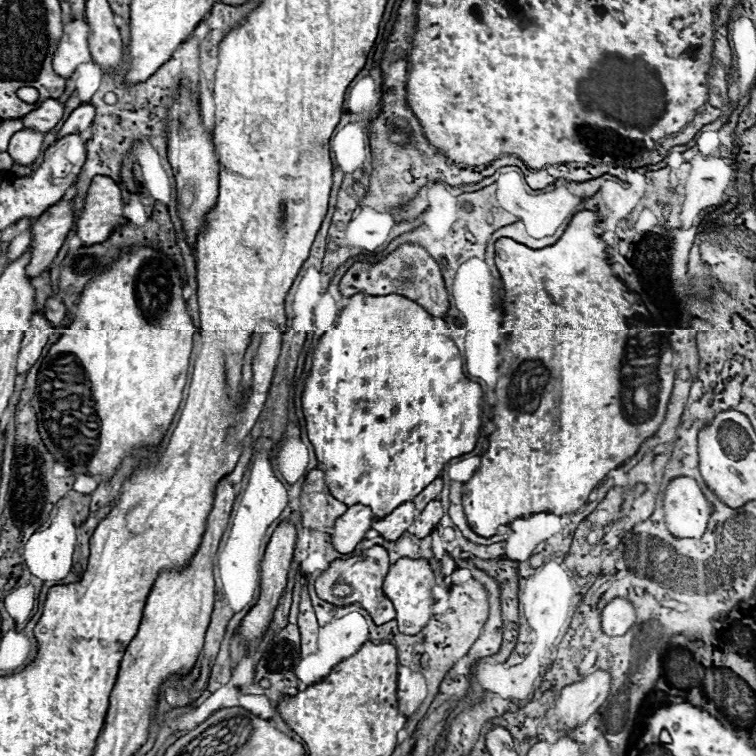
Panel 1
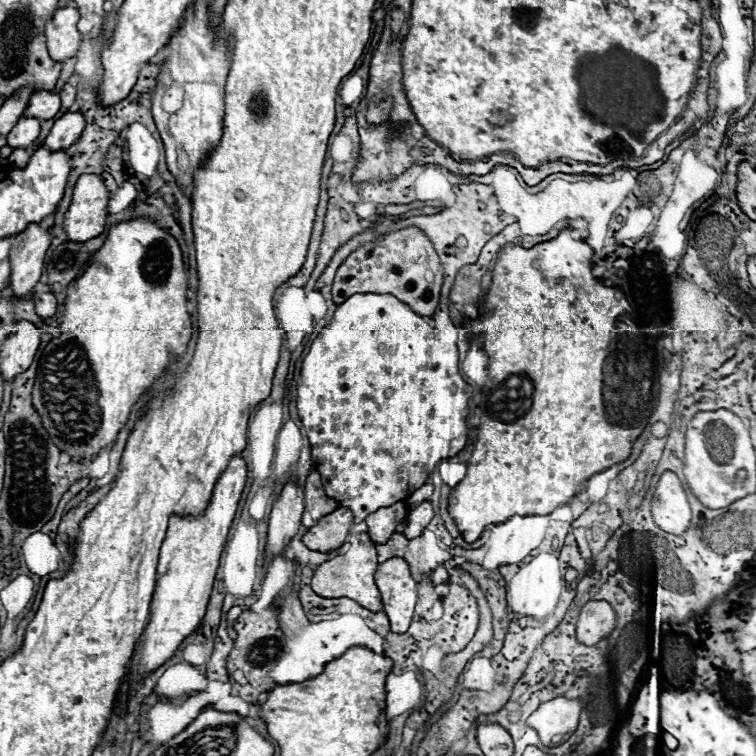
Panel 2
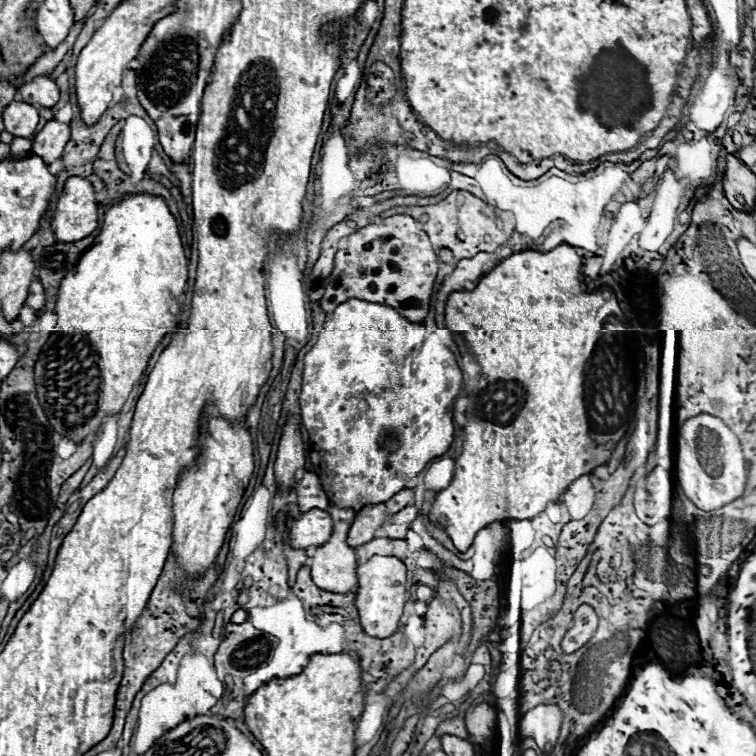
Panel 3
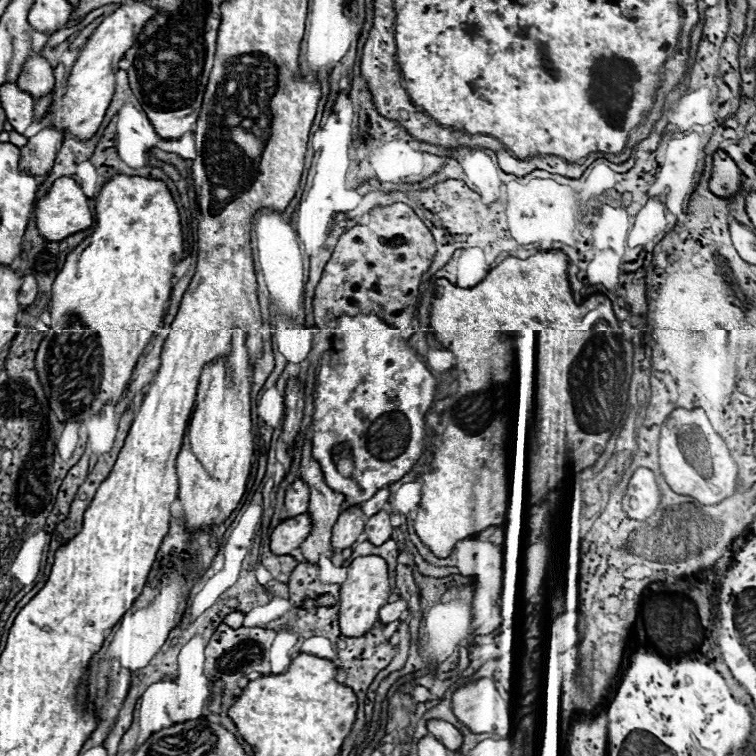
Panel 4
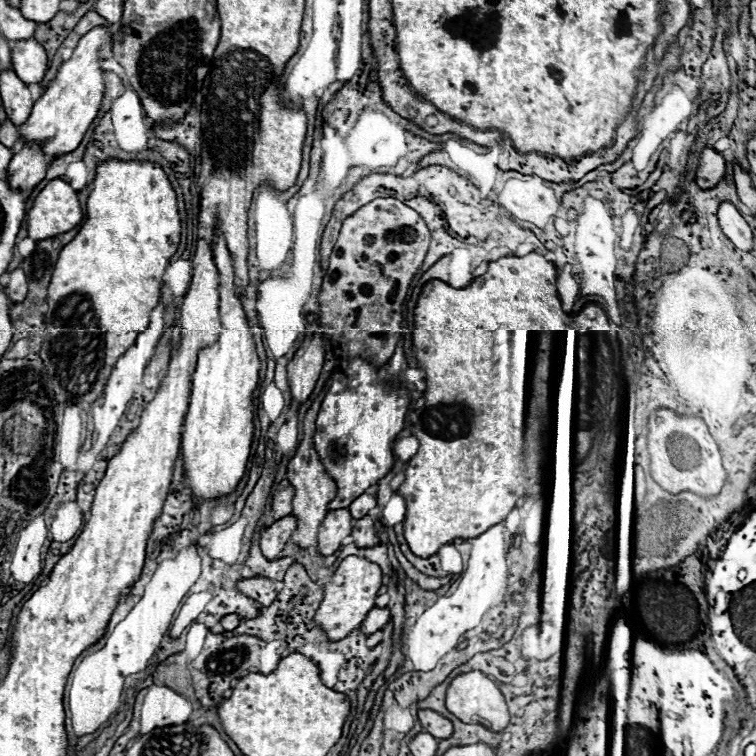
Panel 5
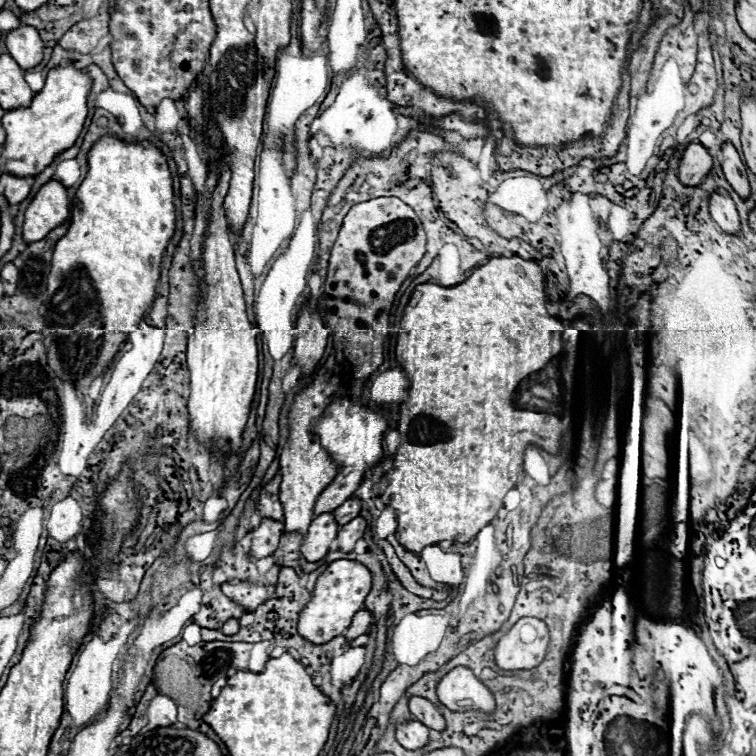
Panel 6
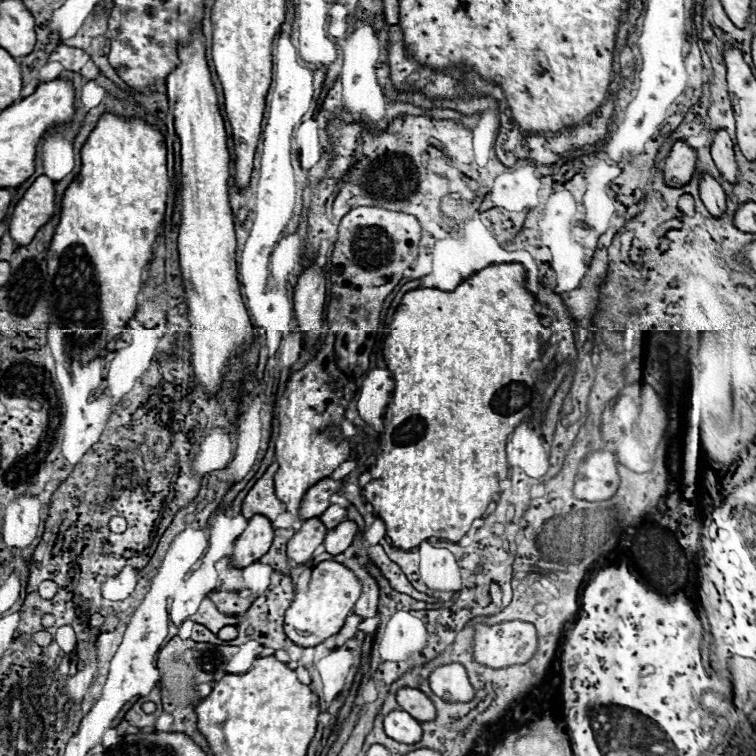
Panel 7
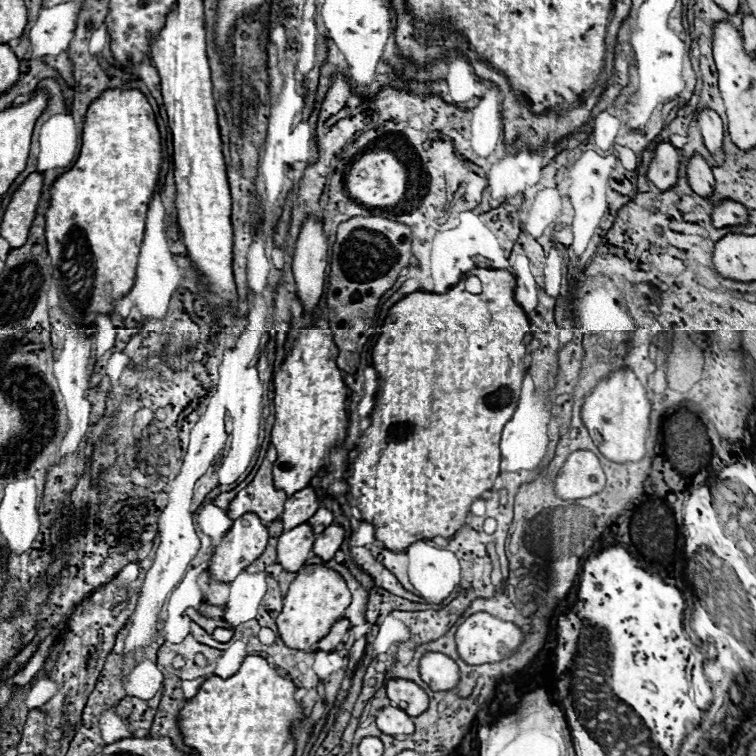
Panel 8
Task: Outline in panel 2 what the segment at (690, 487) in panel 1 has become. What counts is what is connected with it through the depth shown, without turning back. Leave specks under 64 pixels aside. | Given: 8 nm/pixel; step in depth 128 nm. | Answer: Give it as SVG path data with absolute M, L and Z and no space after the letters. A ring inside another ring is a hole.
M664 472L660 476L660 482L654 492L652 502L652 516L654 522L668 534L684 534L684 530L690 524L690 518L700 518L700 506L704 506L699 500L691 500L688 504L688 496L682 482L676 474ZM690 506L692 512L690 512Z

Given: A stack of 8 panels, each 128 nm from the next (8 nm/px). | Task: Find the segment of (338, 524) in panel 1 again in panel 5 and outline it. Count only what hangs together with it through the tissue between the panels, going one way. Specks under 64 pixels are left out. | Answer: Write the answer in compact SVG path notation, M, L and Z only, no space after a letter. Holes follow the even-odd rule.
M286 516L276 520L272 526L268 526L260 536L260 550L268 560L274 560L284 550L286 542L290 540L290 534L296 528L294 516Z

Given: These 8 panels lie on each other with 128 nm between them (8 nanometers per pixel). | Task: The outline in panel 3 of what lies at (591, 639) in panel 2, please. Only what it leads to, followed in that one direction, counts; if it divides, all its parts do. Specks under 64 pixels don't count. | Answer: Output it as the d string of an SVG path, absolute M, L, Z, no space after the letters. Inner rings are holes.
M580 606L576 612L574 612L574 624L572 628L564 634L564 640L562 640L562 650L566 654L570 652L576 652L578 648L582 648L596 632L598 628L598 616L594 612L594 608L590 606Z

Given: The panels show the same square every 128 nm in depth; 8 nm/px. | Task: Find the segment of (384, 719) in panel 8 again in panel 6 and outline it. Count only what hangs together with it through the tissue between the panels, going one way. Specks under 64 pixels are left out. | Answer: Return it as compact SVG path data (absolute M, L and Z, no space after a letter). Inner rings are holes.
M418 720L400 722L396 724L396 740L408 750L422 748L428 742L428 728Z

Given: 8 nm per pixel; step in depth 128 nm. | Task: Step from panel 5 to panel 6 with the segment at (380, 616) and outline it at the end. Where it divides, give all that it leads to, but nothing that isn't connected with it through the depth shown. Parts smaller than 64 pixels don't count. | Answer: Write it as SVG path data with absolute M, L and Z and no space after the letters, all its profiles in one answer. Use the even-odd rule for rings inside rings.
M368 610L356 612L354 618L352 618L352 624L348 626L348 630L346 630L346 634L344 634L346 640L354 640L354 638L366 634L368 628L370 628L370 624L372 624L372 612L368 612Z

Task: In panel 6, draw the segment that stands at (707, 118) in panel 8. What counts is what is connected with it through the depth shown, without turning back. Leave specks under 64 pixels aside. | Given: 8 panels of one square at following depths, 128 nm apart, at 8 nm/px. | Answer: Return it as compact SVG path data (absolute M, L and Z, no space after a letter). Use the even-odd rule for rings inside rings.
M732 142L722 144L722 148L720 148L720 166L722 166L724 176L730 182L730 186L742 198L748 198L750 186L748 186L748 178L746 178L746 166L742 164L742 160L740 160L736 148L732 146Z

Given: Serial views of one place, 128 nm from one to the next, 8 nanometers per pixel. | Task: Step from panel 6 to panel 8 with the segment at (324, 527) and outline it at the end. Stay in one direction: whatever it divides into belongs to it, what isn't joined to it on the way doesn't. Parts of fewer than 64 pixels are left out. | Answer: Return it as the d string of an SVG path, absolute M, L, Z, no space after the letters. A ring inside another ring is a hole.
M300 524L300 526L284 532L278 538L278 546L276 546L278 564L286 572L298 572L310 554L314 538L316 536L312 534L308 524Z

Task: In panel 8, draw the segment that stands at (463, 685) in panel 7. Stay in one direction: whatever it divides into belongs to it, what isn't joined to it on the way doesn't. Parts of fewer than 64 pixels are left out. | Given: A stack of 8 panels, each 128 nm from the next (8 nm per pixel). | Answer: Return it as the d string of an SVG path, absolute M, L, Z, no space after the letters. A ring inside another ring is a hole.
M426 652L420 660L420 676L432 690L452 690L458 684L458 666L446 654Z

